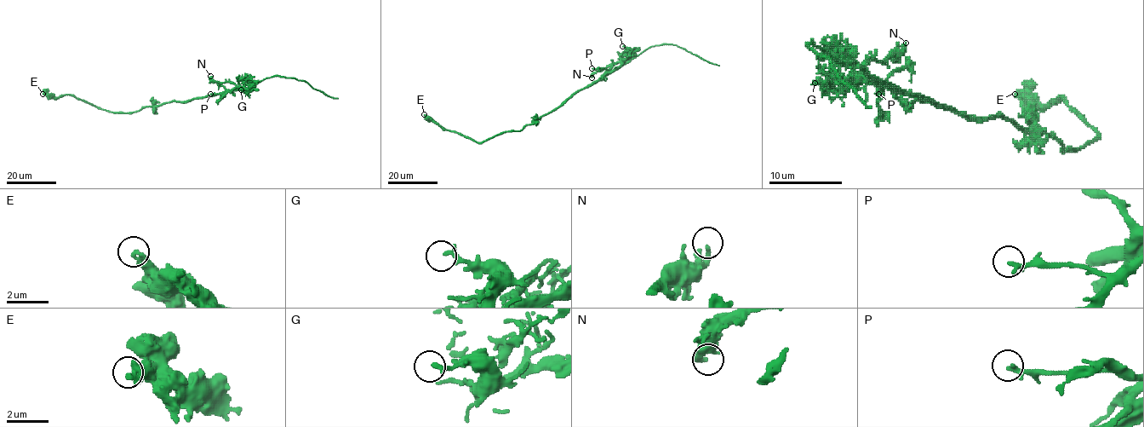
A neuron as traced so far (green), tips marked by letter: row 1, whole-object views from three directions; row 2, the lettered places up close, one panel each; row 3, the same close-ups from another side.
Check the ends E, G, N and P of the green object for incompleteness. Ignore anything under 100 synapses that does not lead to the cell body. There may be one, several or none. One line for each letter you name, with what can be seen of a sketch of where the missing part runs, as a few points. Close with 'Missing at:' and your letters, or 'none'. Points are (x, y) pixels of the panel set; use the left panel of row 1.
Missing at: none

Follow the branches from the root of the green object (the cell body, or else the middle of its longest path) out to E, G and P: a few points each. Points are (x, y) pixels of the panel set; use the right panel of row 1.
E: (958, 113), (1011, 118), (1049, 134), (1066, 150), (1078, 150), (1096, 135), (1062, 97), (1031, 104), (1015, 94)
G: (958, 113), (917, 95), (877, 86), (871, 81), (853, 81), (848, 86), (837, 88), (815, 83)
P: (958, 113), (918, 97), (893, 94), (888, 88), (880, 97), (878, 94)

